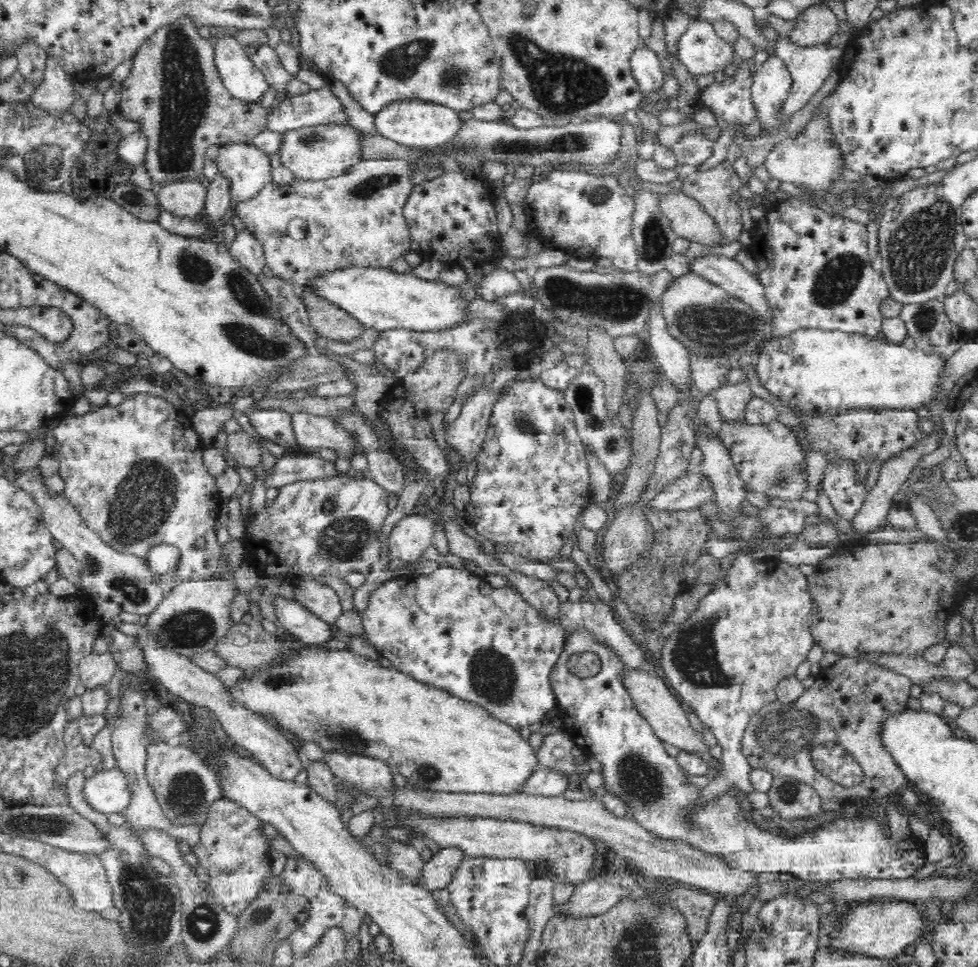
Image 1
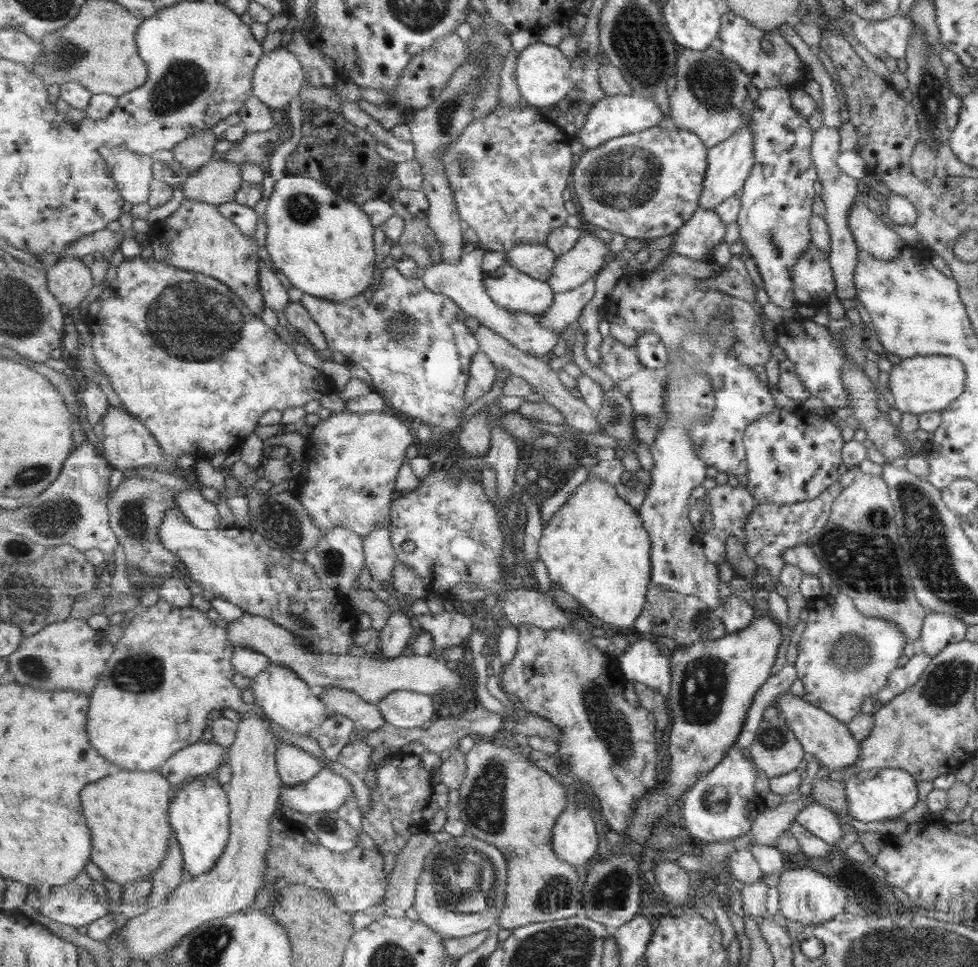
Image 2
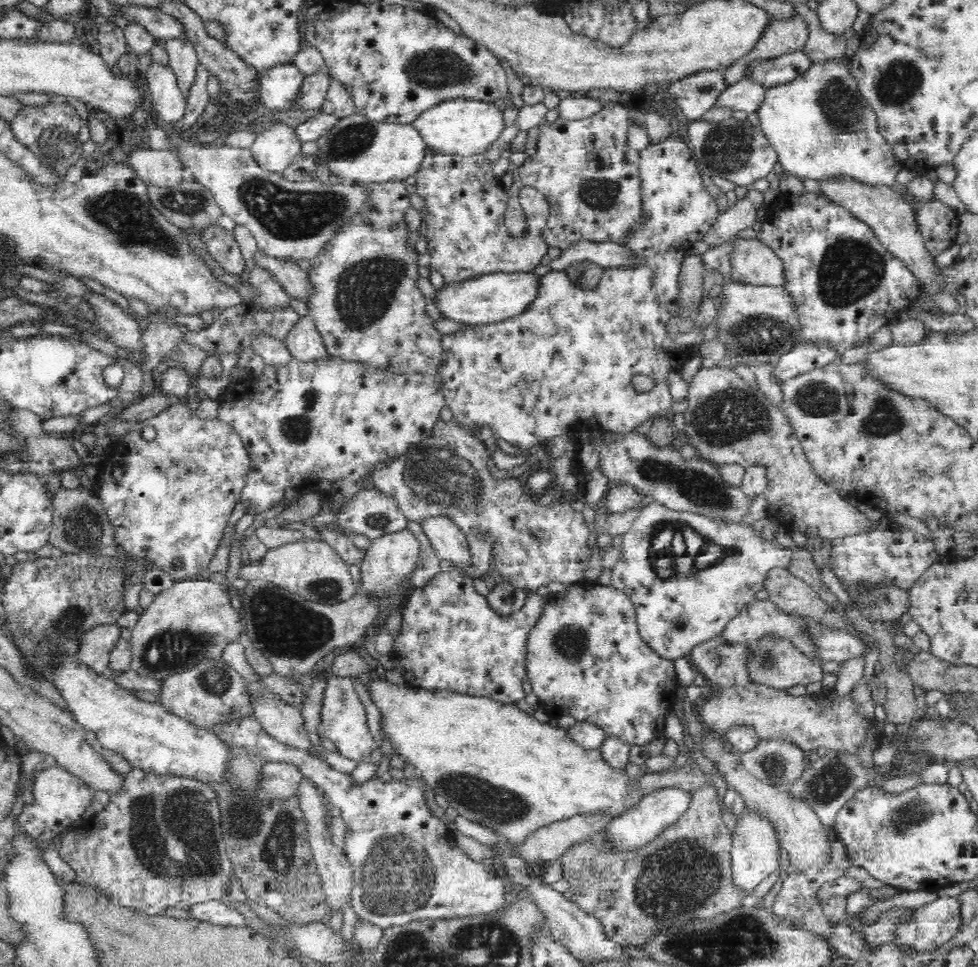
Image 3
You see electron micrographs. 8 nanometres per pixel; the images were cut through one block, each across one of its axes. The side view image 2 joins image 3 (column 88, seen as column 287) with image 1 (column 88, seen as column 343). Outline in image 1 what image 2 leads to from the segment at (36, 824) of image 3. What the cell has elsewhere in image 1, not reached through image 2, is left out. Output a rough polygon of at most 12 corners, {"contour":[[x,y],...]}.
{"contour":[[116,766],[84,780],[86,804],[107,816],[130,802],[126,775]]}

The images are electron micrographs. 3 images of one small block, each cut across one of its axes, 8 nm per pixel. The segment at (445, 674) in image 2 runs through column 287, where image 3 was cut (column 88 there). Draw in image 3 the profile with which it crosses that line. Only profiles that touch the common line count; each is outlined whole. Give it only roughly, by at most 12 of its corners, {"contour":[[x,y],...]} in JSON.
{"contour":[[118,623],[86,630],[78,659],[105,674],[120,638]]}

